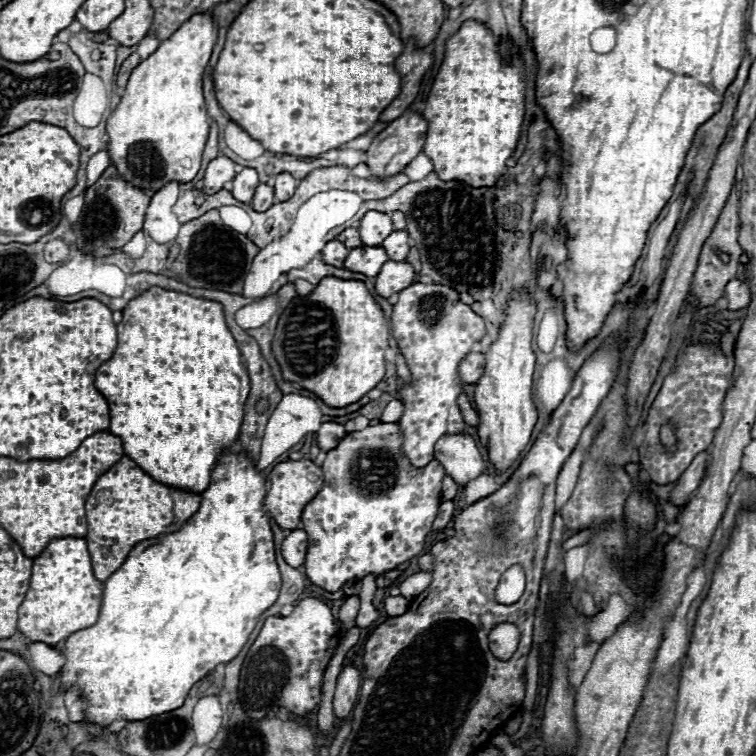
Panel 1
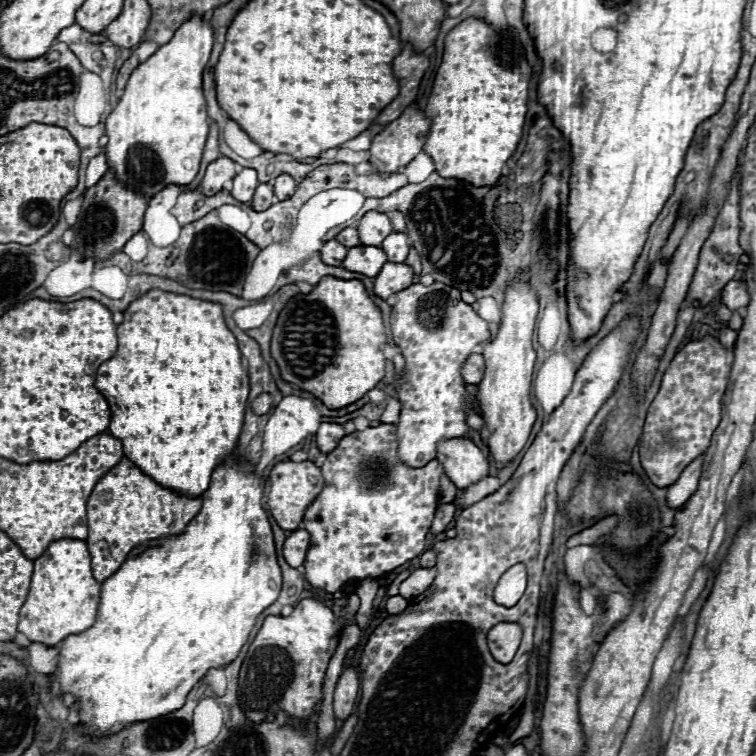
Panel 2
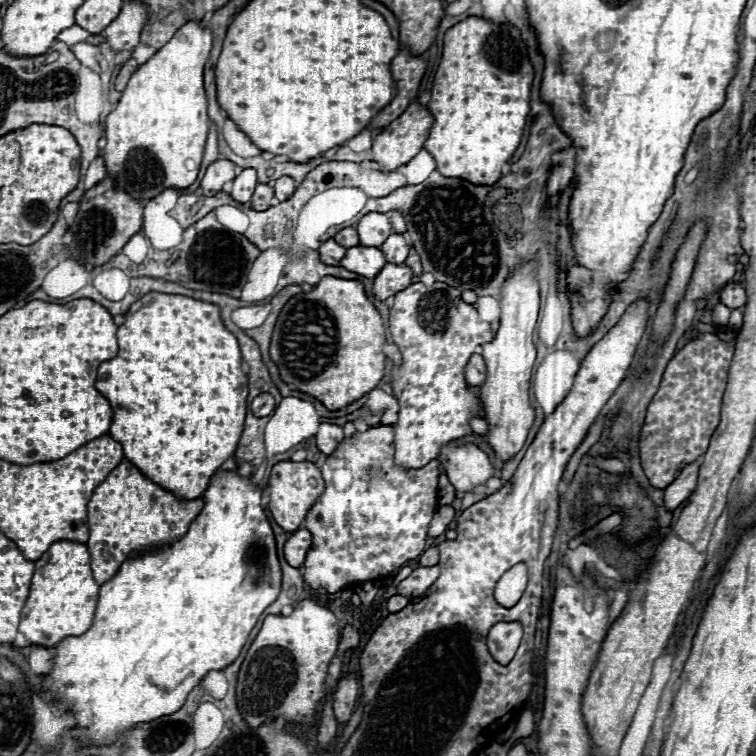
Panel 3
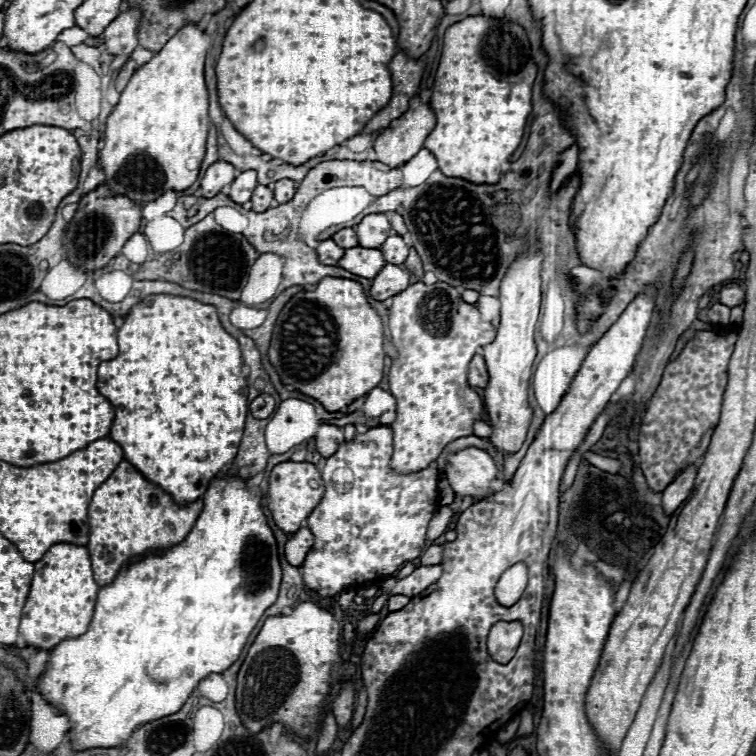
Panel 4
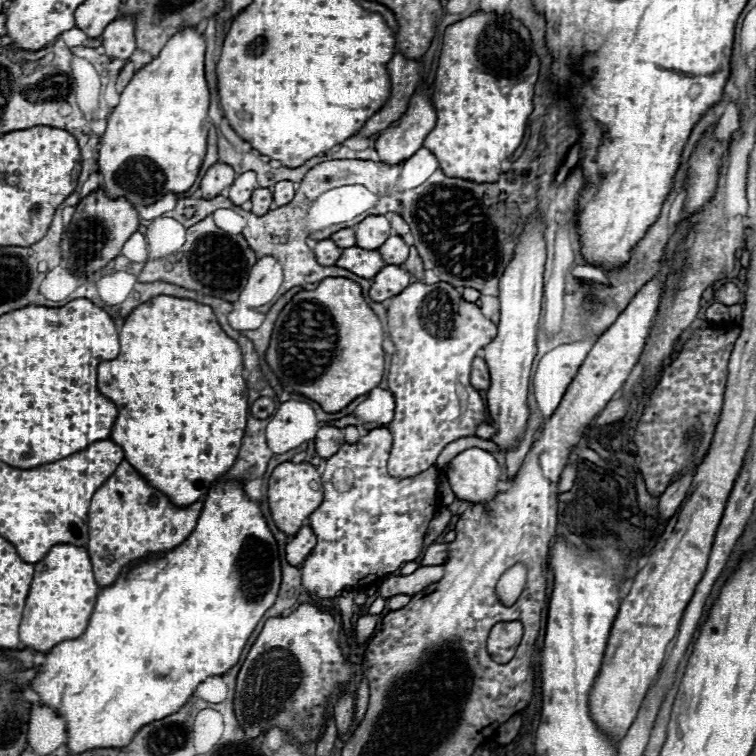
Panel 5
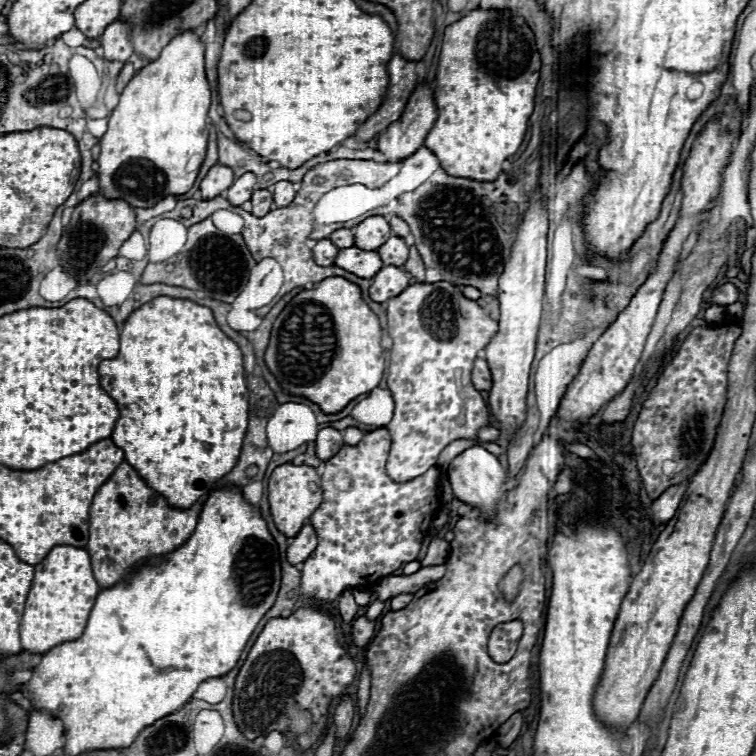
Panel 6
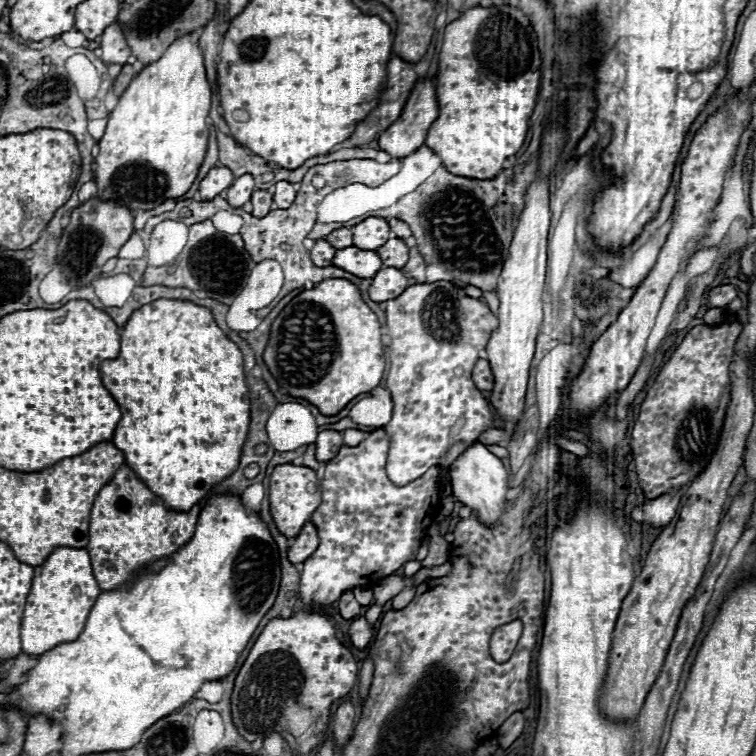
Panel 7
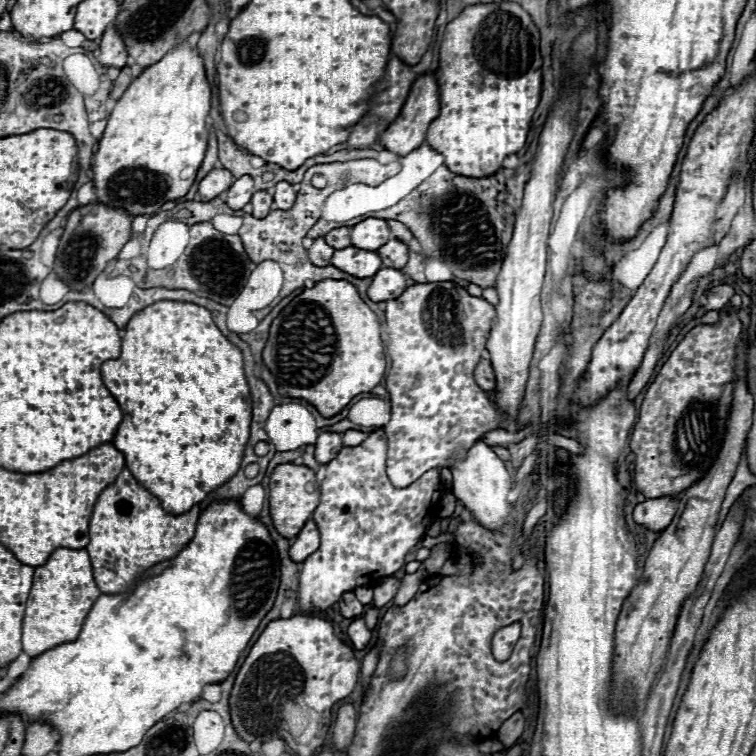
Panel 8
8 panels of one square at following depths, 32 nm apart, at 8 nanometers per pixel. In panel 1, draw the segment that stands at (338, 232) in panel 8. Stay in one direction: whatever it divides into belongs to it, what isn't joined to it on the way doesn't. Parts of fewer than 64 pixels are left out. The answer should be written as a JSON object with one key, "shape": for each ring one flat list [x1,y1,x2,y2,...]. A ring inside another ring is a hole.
{"shape":[[346,228,344,232,340,232,340,234,336,236,336,240,338,240,338,242,342,242,346,248,358,248,358,246,362,244,360,234,358,234,358,230,356,230,356,228]]}

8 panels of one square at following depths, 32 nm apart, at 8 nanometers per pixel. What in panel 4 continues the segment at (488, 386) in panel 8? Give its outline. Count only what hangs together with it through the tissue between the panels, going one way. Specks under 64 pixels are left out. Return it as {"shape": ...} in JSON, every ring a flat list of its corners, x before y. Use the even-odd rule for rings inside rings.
{"shape":[[474,356,470,362,470,370,468,370,468,382,474,388,484,388,488,384,488,370,484,364,482,356]]}

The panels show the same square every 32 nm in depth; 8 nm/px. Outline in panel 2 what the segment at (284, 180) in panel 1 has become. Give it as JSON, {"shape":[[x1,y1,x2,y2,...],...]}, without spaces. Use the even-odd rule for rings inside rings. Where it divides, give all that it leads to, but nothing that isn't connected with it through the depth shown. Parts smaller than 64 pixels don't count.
{"shape":[[282,174,276,178,274,184,274,192,276,192,276,200,288,200,288,196,292,196,292,192,296,190,296,180,288,174]]}

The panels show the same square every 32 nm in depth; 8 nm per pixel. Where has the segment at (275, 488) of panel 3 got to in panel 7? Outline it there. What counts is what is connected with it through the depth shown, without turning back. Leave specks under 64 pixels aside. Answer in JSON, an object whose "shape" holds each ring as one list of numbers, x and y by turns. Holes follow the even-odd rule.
{"shape":[[280,464,270,476,270,514,282,536,294,538,320,506,320,486,316,472,308,466]]}

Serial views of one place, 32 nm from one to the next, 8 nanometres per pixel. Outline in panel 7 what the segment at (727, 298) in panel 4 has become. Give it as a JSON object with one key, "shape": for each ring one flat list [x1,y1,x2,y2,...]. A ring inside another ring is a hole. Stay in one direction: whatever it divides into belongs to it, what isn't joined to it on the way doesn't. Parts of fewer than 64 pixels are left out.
{"shape":[[722,284,722,286,716,286,708,292,708,302,706,306,708,308,724,308,728,306,732,300,736,298,736,290,732,284]]}

